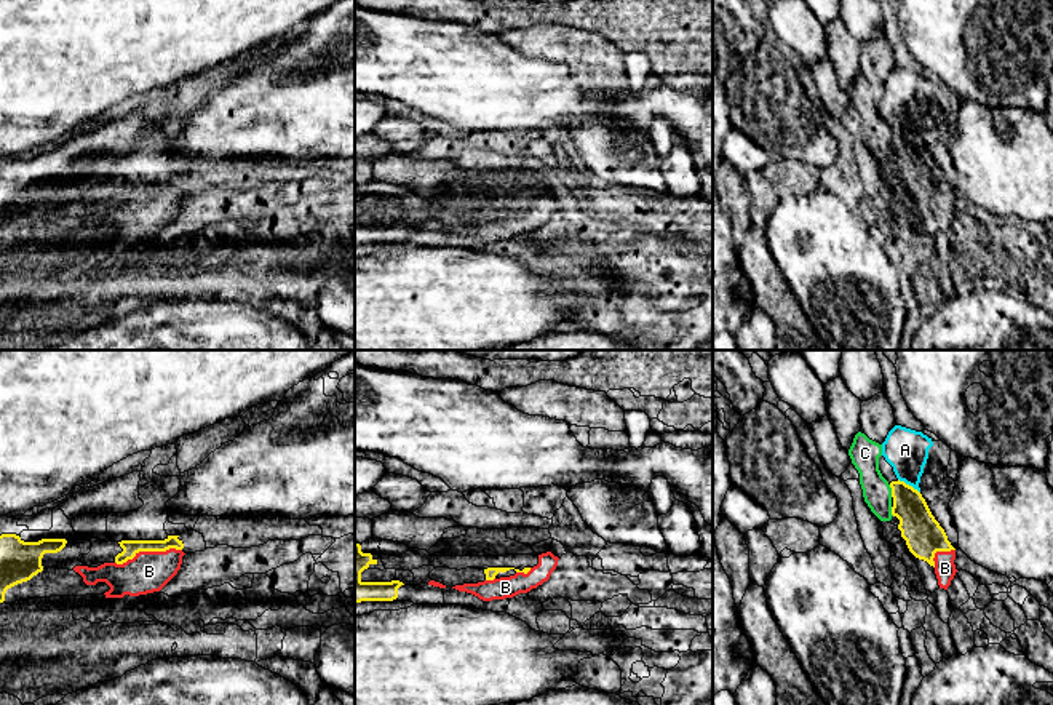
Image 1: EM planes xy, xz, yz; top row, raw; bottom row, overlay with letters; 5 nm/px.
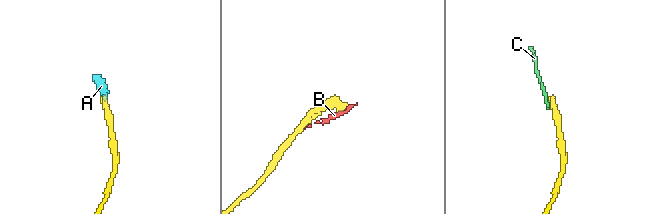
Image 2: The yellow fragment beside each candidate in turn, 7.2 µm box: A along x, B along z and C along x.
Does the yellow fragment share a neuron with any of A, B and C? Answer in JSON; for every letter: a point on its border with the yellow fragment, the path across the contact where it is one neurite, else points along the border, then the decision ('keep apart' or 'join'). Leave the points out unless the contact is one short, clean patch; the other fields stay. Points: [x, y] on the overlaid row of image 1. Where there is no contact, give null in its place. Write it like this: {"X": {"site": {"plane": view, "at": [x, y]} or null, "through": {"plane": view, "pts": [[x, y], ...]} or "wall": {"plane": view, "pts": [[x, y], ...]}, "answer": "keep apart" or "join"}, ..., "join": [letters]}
{"A": {"site": {"plane": "yz", "at": [908, 485]}, "through": {"plane": "yz", "pts": [[919, 528], [908, 504], [908, 485], [908, 453], [905, 450]]}, "answer": "join"}, "B": {"site": {"plane": "xy", "at": [147, 550]}, "answer": "keep apart"}, "C": {"site": {"plane": "yz", "at": [892, 491]}, "answer": "keep apart"}, "join": ["A"]}

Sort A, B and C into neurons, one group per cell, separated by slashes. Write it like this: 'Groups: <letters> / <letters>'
Groups: A / B / C

